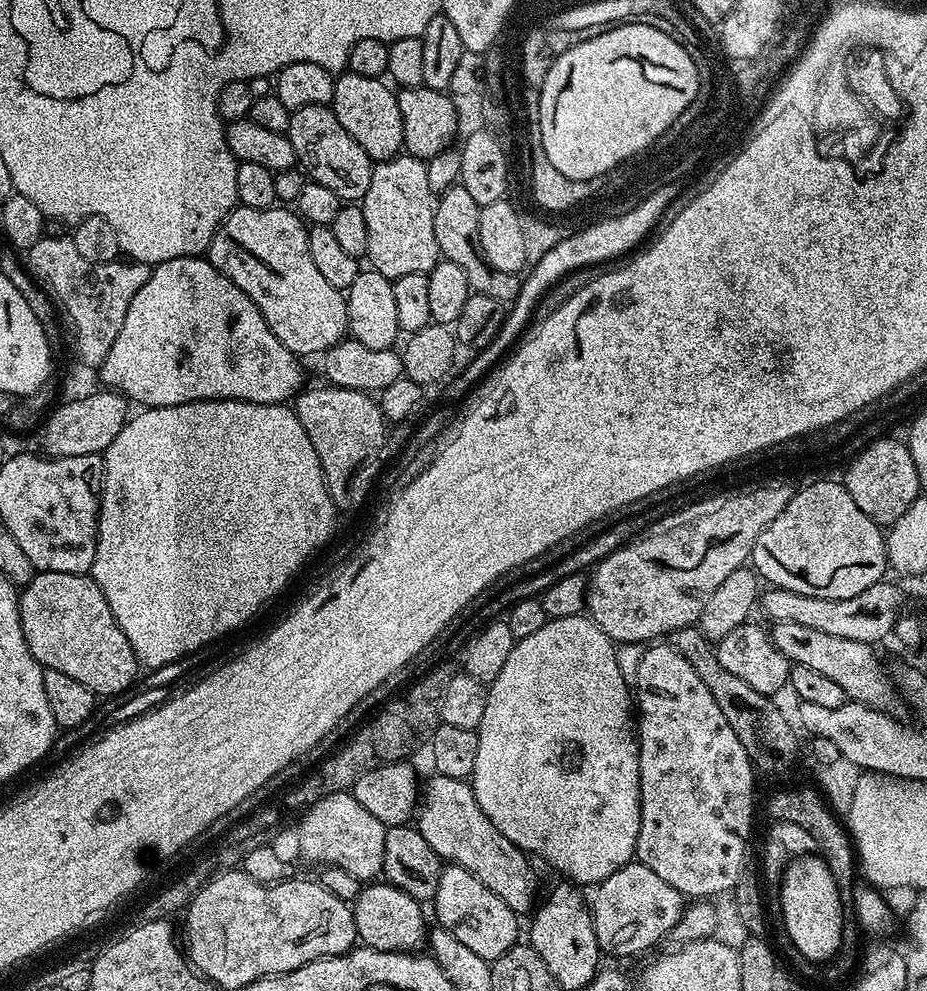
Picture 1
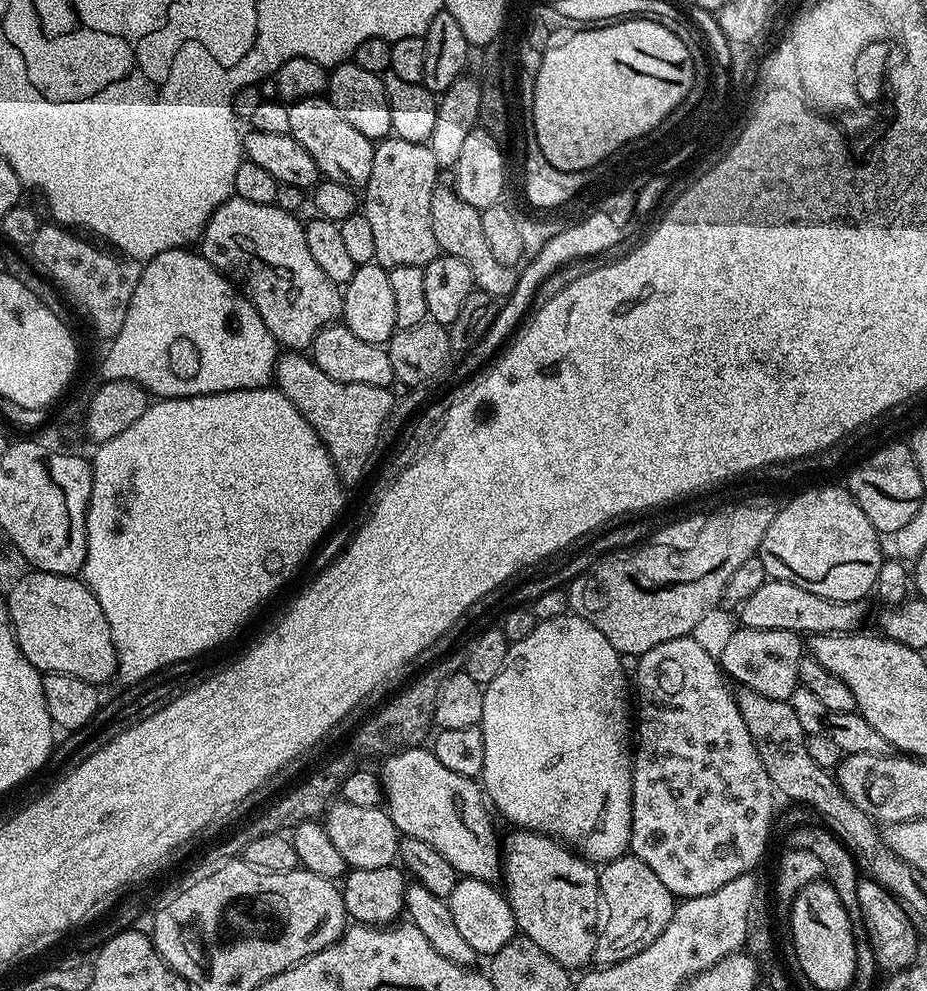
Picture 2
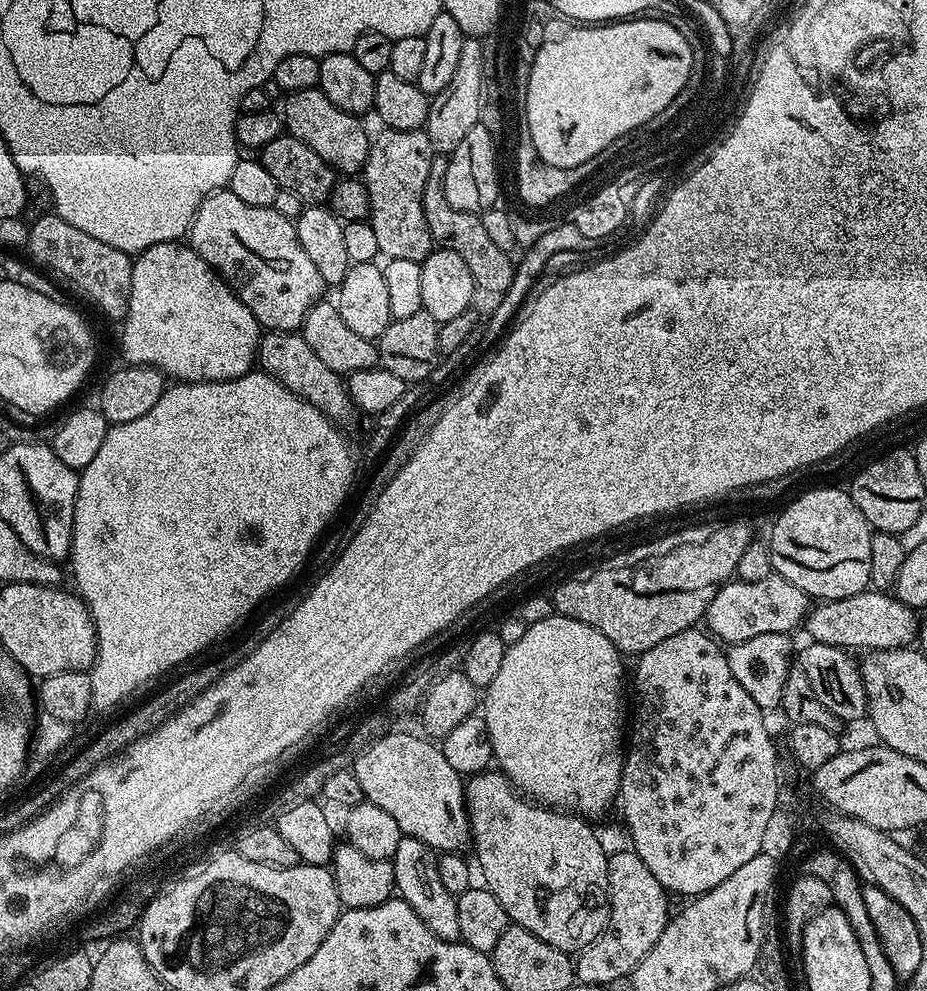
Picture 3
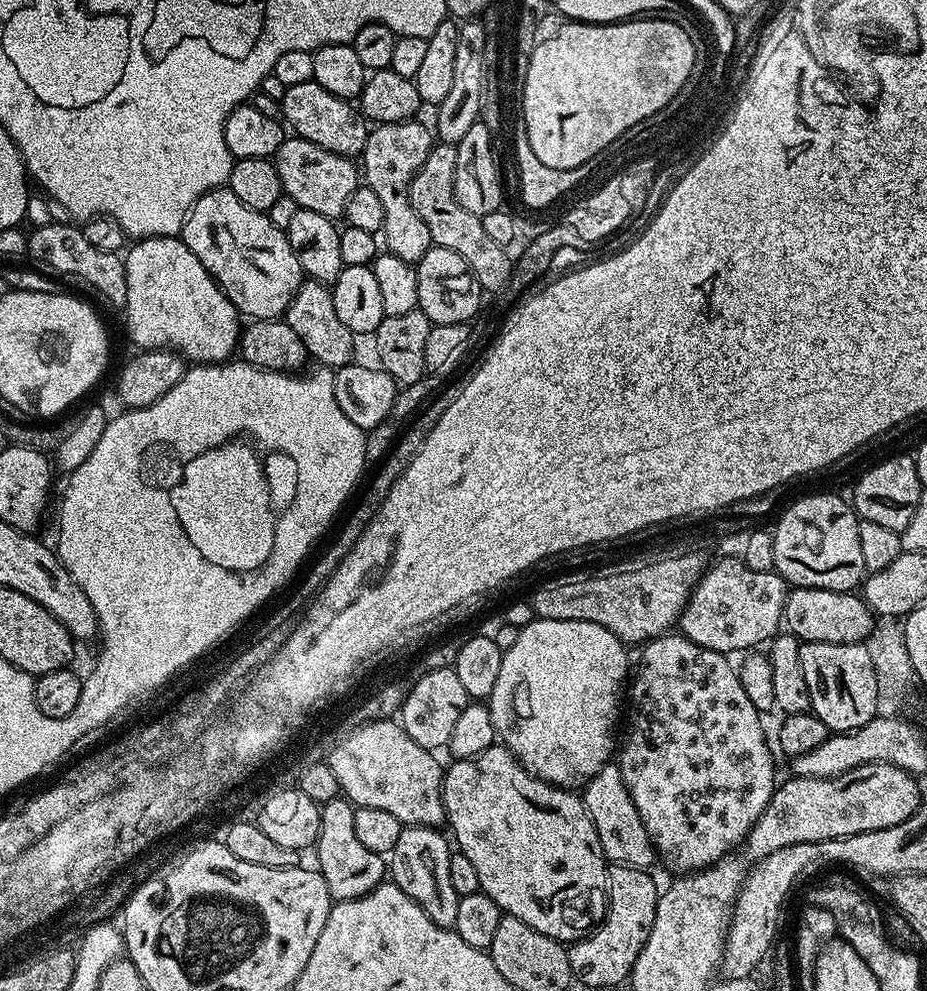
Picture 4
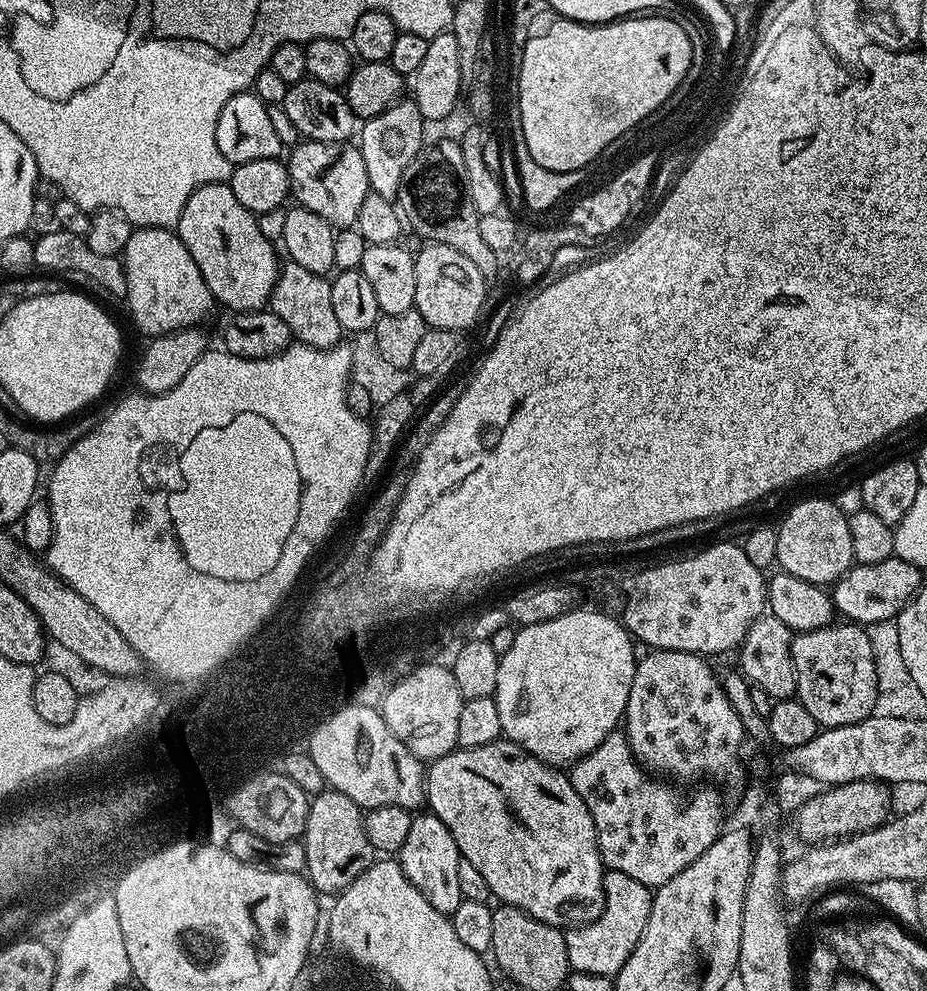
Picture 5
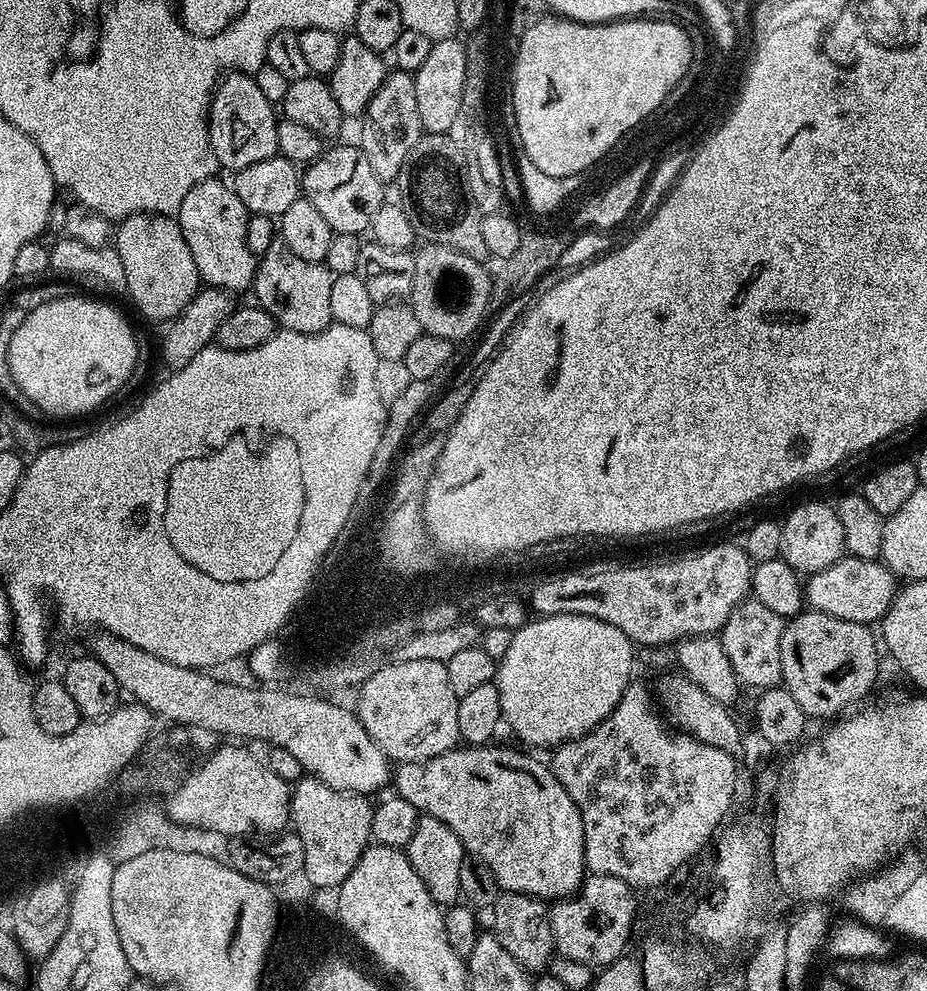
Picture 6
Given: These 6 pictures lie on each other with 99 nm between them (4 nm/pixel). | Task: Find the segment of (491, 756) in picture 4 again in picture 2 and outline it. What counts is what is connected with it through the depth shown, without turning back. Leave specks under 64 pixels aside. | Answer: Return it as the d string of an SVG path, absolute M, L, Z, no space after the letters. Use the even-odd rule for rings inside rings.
M512 830L502 840L502 888L516 919L517 929L523 936L530 938L530 942L542 946L542 950L546 950L546 954L550 954L554 962L558 962L563 968L575 970L580 967L583 969L595 957L596 937L602 923L600 877L597 869L579 852L541 832Z

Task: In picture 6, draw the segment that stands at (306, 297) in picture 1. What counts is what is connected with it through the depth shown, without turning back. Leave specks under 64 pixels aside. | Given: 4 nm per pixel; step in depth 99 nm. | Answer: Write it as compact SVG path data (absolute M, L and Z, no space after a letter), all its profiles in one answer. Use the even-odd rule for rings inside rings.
M220 178L198 182L190 190L190 194L186 194L186 198L182 198L182 206L178 213L182 238L186 242L186 246L190 246L190 255L194 257L194 266L198 266L198 274L207 287L222 288L233 294L239 294L243 288L251 289L252 279L256 277L258 257L254 255L246 242L246 222L249 215L246 206L242 206L236 191L225 181L223 184Z

